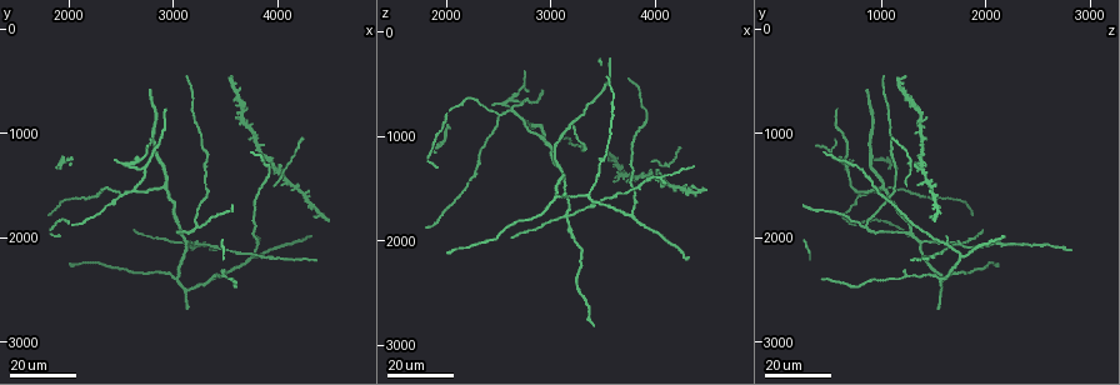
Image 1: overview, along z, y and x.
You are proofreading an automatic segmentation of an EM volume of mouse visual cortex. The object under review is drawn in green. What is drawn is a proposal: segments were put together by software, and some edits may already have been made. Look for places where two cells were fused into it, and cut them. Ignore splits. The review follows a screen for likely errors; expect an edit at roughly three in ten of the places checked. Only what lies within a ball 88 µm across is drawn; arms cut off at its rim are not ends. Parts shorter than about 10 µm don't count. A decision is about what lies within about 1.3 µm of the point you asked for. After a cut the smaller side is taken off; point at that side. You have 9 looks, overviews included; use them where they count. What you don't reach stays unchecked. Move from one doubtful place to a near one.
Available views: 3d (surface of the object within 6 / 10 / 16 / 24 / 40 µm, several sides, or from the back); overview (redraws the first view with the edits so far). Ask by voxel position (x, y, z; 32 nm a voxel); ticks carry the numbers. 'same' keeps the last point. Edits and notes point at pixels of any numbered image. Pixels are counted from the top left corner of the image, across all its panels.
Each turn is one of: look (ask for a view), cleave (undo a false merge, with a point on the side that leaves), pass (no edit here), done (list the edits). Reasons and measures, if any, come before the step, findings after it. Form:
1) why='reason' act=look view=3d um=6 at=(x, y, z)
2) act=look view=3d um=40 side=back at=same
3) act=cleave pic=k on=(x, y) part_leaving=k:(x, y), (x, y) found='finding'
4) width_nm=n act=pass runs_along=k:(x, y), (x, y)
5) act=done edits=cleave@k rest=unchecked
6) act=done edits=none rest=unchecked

why='a fork' act=look view=3d um=24 at=(3060, 2420, 1600)

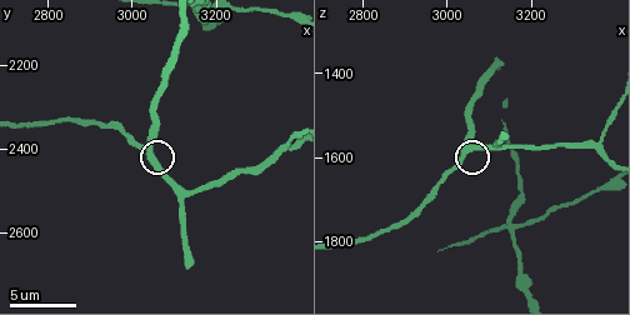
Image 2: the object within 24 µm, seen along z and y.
act=look view=3d um=10 at=(3030, 2400, 1605)

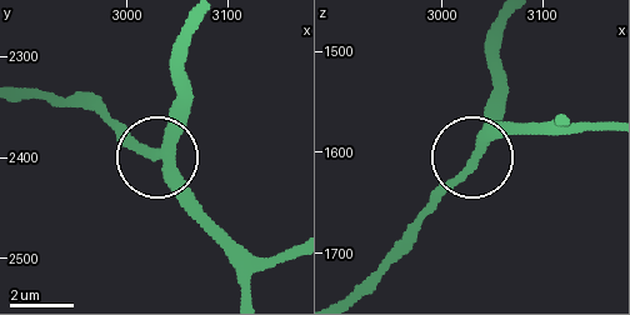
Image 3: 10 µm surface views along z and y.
side_arm_um=42 arms=3 act=pass found='all the same cell'

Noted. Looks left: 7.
act=look view=3d um=24 at=(2900, 1520, 1020)

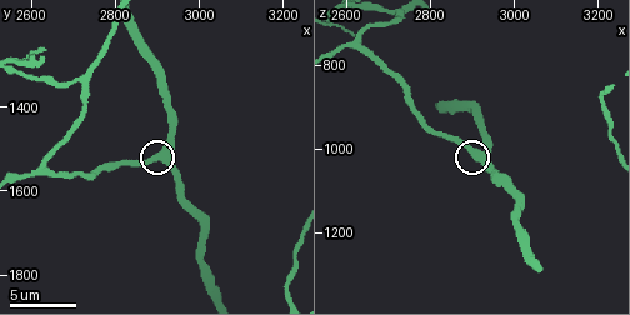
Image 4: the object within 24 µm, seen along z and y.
act=look view=3d um=6 at=(2900, 1515, 1000)

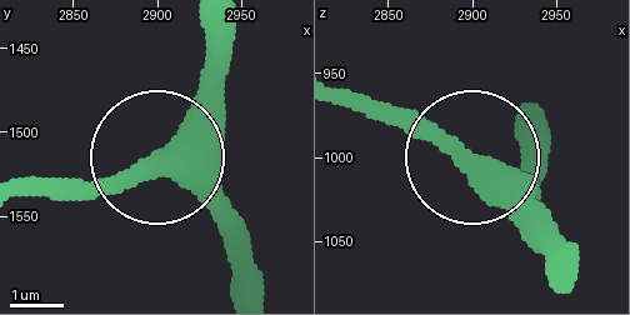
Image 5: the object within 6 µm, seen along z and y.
why='other side' act=look view=3d um=6 side=back at=(2902, 1516, 1006)

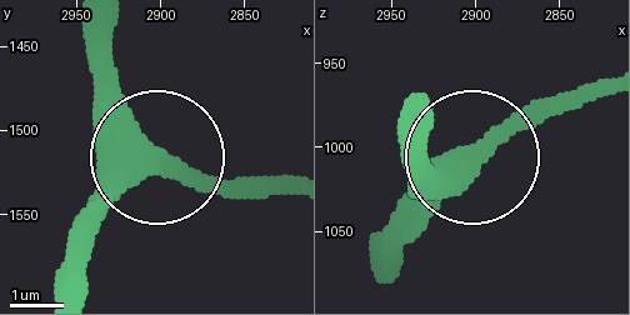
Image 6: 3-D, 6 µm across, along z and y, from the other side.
width_nm=460 act=pass runs_along=6:(66, 281), (80, 241), (156, 160), (98, 44) found='one cell here'

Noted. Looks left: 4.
why='a fork' act=look view=3d um=16 at=(3240, 1880, 840)

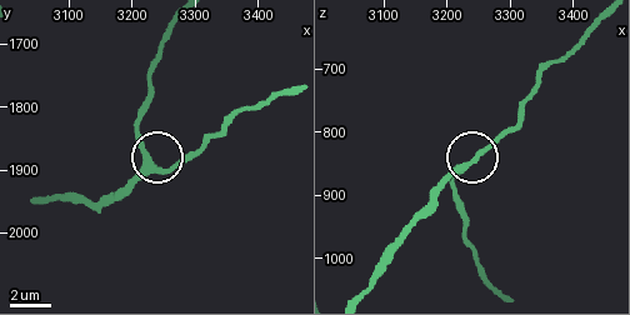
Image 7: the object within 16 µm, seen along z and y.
act=look view=3d um=6 at=(3230, 1895, 855)

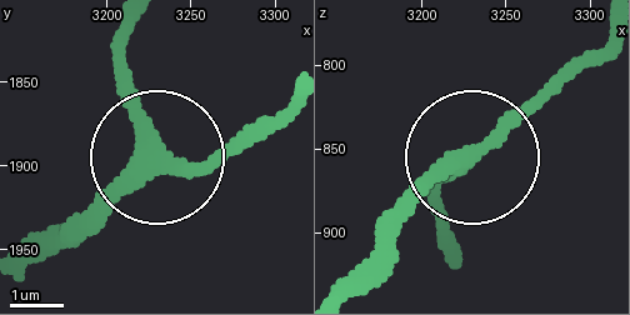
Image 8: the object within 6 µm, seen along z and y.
act=look view=3d um=6 side=back at=(3228, 1888, 854)

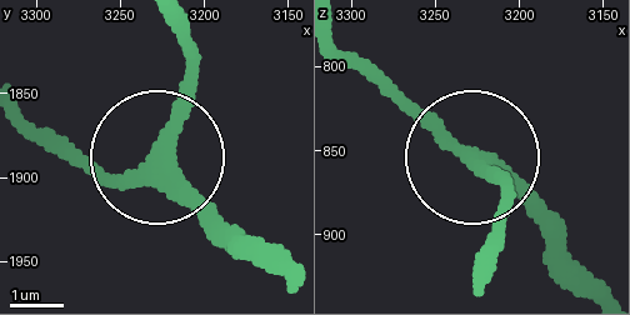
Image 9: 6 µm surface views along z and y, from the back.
side_arm_um=26 act=pass runs_along=9:(291, 270), (170, 168), (116, 180), (68, 158) found='one cell here'

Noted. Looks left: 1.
act=done edits=none rest=unchecked

